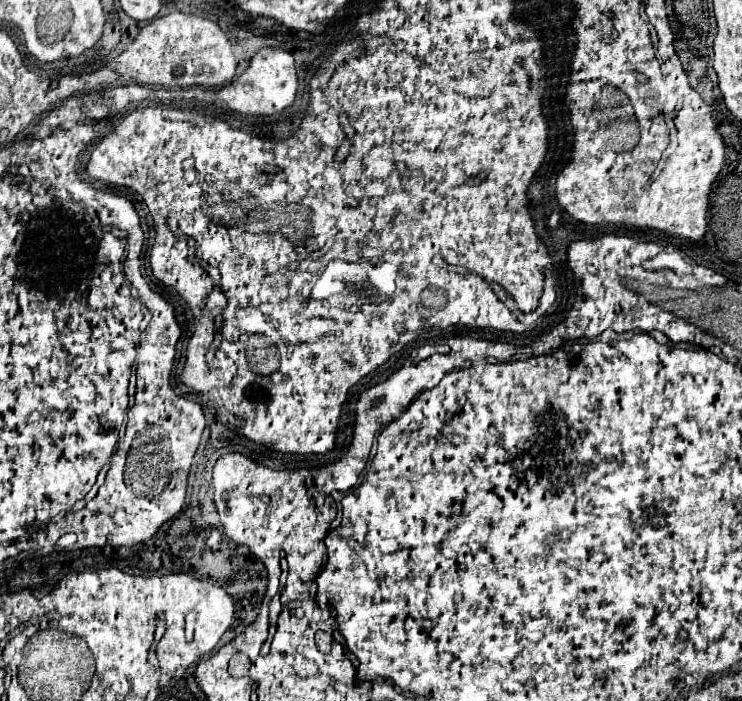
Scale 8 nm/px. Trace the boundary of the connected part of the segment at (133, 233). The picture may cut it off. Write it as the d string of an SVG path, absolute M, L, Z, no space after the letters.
M98 191L93 199L93 207L96 208L101 225L117 227L127 232L128 246L132 242L145 241L140 218L130 200L111 192Z

